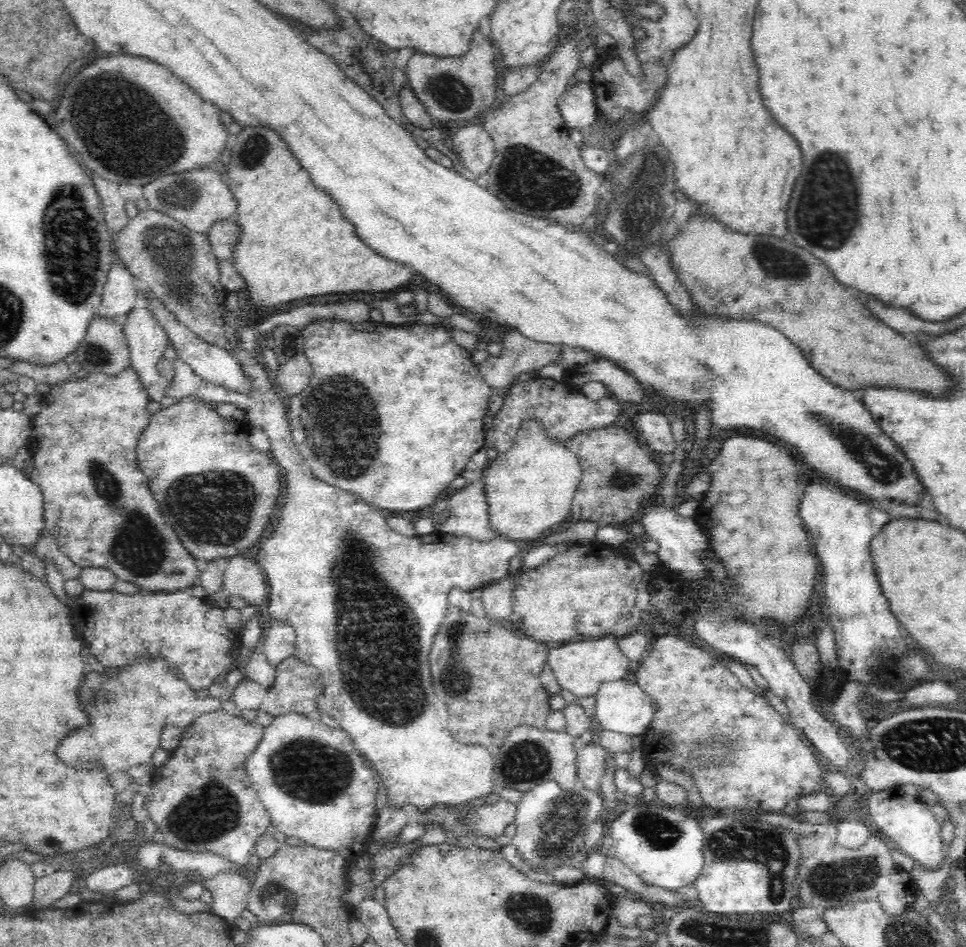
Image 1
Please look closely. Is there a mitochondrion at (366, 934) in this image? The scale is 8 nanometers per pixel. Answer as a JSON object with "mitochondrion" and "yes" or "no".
{"mitochondrion":"no"}

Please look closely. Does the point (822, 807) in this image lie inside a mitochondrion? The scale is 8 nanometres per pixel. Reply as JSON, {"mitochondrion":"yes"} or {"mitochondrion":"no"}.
{"mitochondrion":"no"}

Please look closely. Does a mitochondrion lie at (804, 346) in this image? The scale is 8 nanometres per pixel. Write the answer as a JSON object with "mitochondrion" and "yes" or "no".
{"mitochondrion":"no"}

